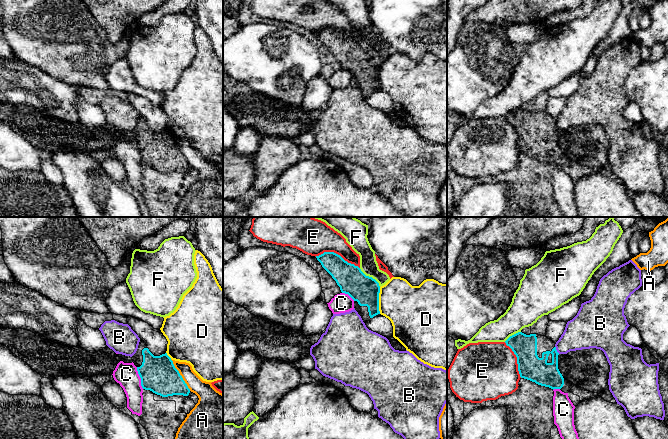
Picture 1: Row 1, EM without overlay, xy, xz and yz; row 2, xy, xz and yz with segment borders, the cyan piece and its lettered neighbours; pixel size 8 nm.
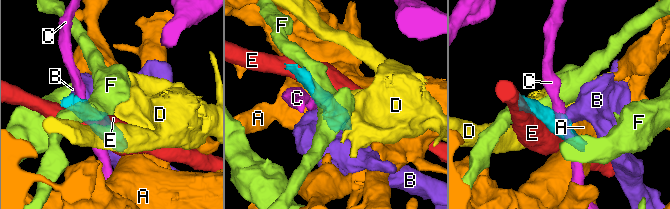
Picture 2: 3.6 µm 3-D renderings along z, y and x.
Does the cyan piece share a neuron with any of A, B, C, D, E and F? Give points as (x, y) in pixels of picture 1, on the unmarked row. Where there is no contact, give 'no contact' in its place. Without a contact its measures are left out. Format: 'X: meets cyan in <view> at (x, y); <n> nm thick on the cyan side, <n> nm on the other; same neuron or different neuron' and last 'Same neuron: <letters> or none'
A: meets cyan in xy at (180, 151); 300 nm thick on the cyan side, 150 nm on the other; different neuron
B: meets cyan in yz at (556, 126); 200 nm thick on the cyan side, 260 nm on the other; different neuron
C: meets cyan in xy at (140, 153); 300 nm thick on the cyan side, 190 nm on the other; different neuron
D: meets cyan in xz at (378, 76); 220 nm thick on the cyan side, 360 nm on the other; different neuron
E: meets cyan in xz at (337, 30); 220 nm thick on the cyan side, 260 nm on the other; different neuron
F: meets cyan in xz at (370, 53); 220 nm thick on the cyan side, 140 nm on the other; different neuron
Same neuron: none

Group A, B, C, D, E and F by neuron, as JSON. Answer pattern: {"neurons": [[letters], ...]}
{"neurons": [["A"], ["B"], ["C"], ["D"], ["E"], ["F"]]}

